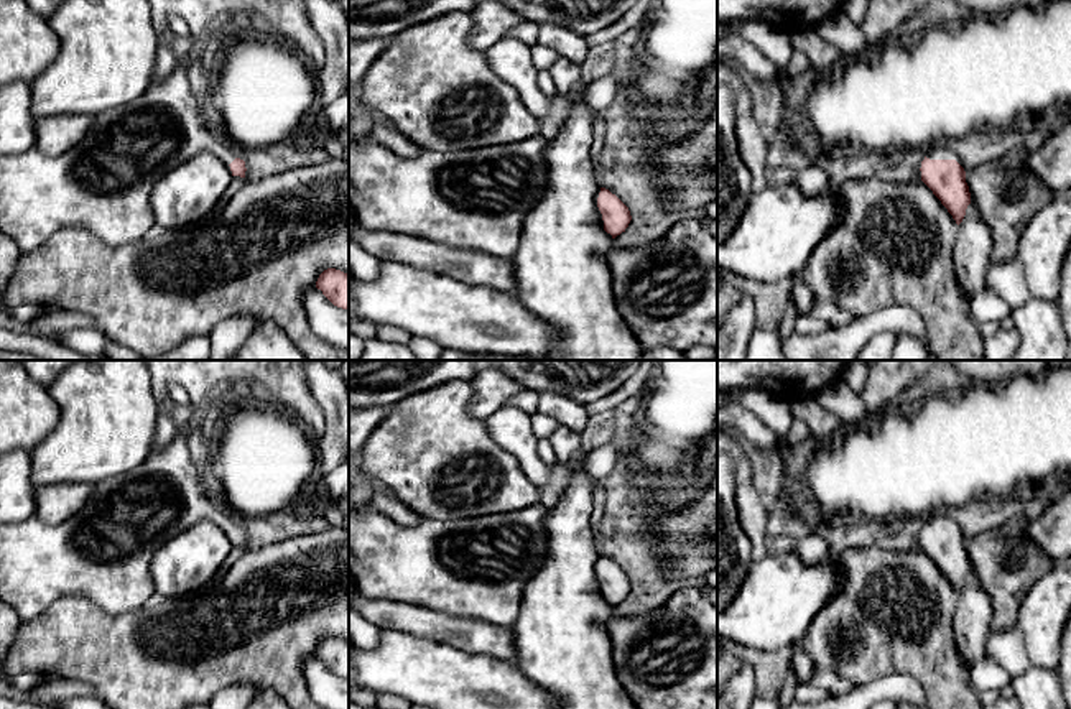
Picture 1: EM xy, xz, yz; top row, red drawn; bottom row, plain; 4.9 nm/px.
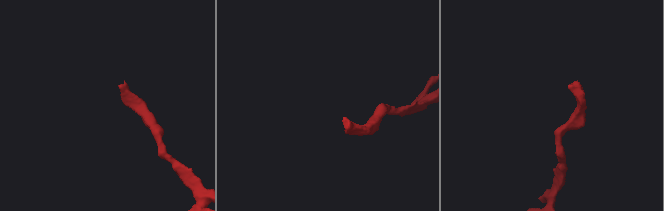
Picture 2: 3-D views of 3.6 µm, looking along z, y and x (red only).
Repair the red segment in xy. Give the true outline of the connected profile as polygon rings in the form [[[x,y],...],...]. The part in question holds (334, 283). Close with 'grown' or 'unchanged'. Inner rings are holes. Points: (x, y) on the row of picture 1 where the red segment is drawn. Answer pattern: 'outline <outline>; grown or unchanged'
outline [[[327,268],[324,270],[318,281],[316,288],[337,308],[349,309],[349,275]]]; unchanged

